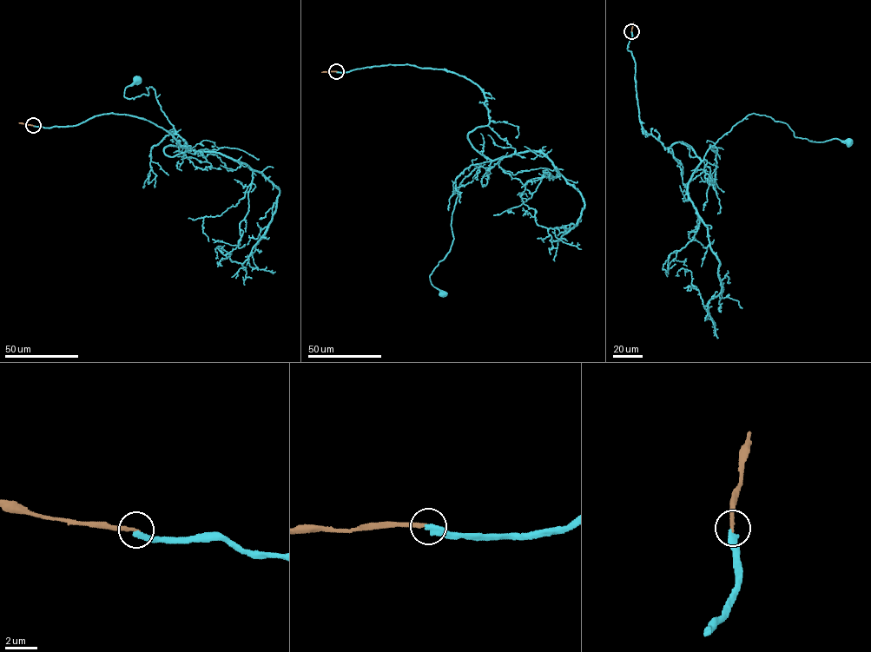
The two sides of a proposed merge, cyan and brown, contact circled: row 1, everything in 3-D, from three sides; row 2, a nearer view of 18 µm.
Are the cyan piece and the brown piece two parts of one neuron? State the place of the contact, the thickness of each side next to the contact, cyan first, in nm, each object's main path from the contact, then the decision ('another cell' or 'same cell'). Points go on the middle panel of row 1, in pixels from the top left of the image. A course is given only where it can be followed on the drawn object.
place (336, 71); calibres 400 and 240 nm; course cyan (336, 71), (445, 69), (483, 92), (489, 122), (468, 140), (491, 161), (459, 185), (430, 276), (443, 293); course brown (336, 71), (321, 72); another cell

